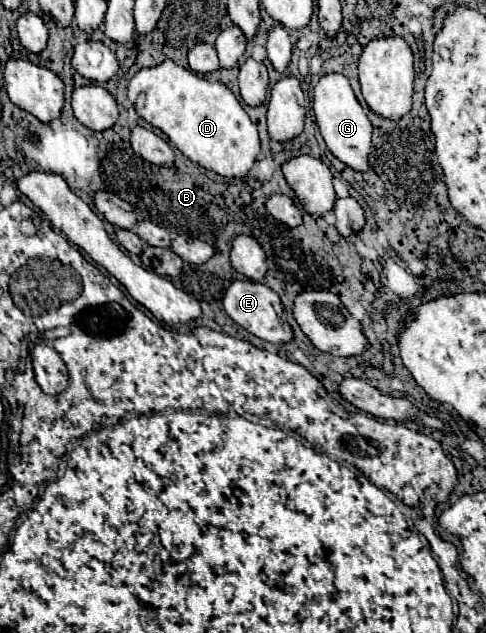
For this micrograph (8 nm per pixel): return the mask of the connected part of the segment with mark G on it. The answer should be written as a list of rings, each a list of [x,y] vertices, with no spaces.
[[[340,73],[324,75],[318,85],[314,87],[314,113],[320,133],[326,141],[326,147],[338,157],[344,165],[354,171],[366,173],[368,171],[368,155],[372,147],[372,123],[368,121],[362,105],[358,103],[348,79]]]

